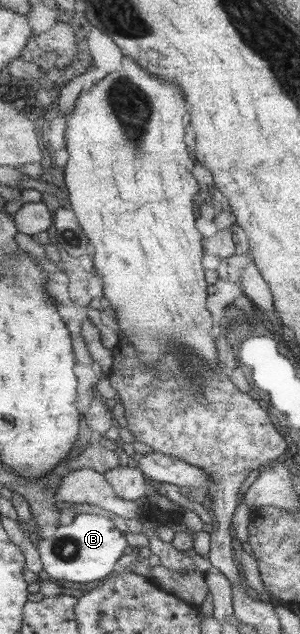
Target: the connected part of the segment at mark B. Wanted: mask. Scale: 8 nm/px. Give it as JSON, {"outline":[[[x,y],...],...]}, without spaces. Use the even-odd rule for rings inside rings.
{"outline":[[[86,513],[78,514],[73,524],[59,526],[53,537],[42,539],[38,545],[44,562],[45,577],[55,582],[68,580],[79,584],[95,583],[110,576],[127,546],[127,536],[117,529],[111,518]]]}

